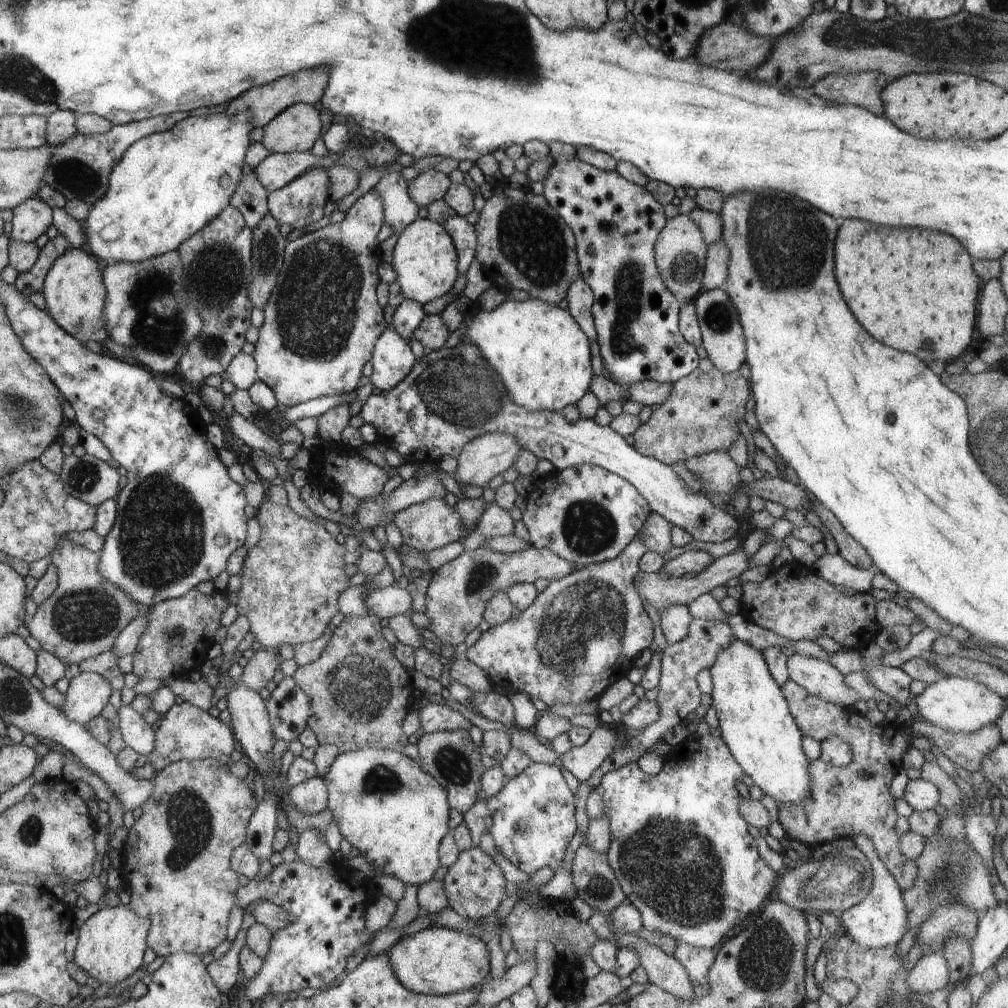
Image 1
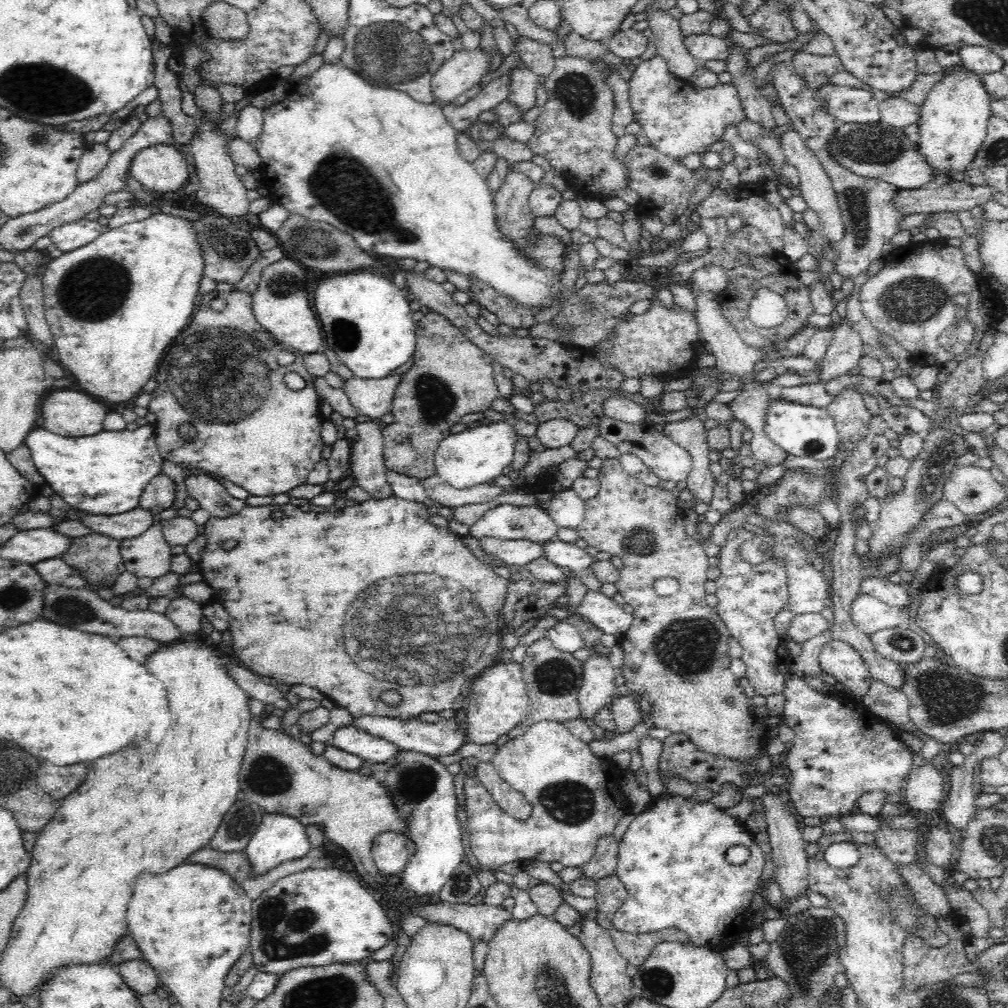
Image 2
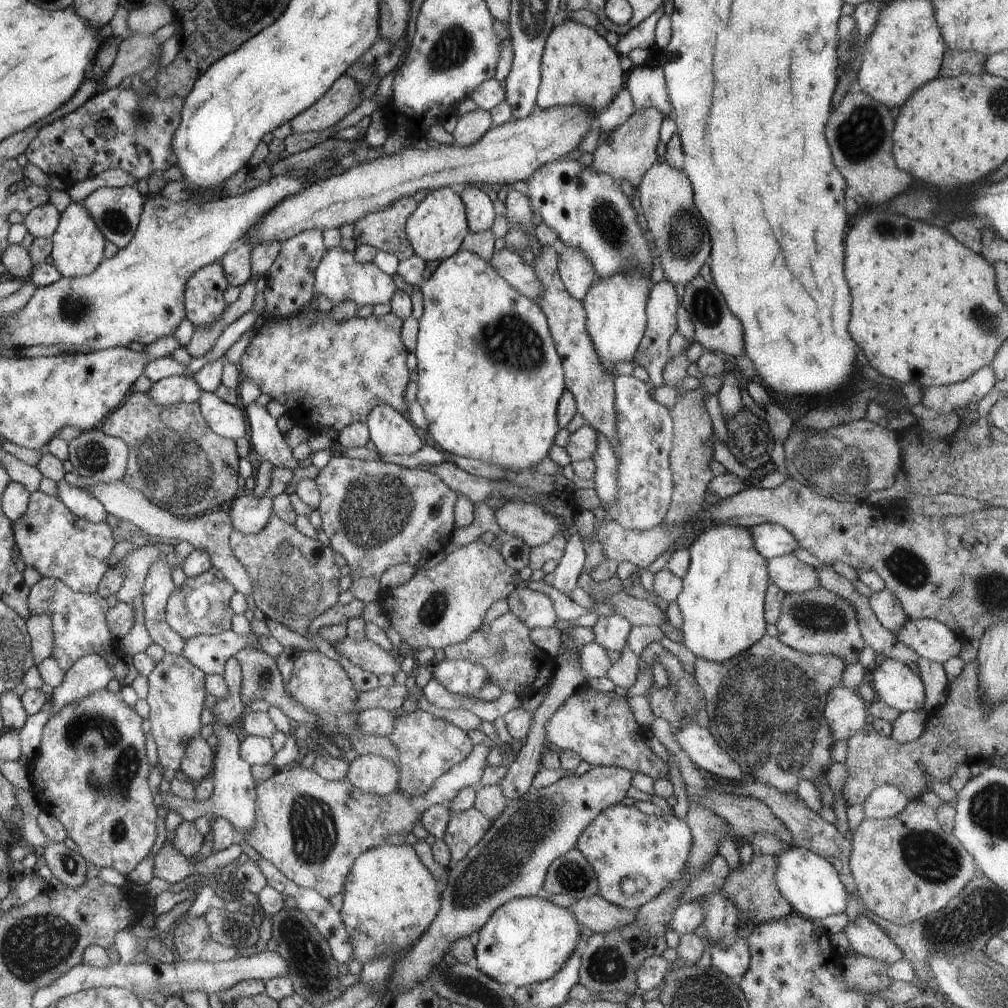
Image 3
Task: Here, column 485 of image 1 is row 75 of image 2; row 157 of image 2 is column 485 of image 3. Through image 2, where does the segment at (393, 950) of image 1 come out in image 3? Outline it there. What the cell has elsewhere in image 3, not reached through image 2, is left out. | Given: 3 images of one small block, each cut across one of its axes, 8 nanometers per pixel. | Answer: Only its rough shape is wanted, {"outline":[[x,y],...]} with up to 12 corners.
{"outline":[[539,896],[477,930],[477,968],[507,990],[547,982],[583,942]]}

